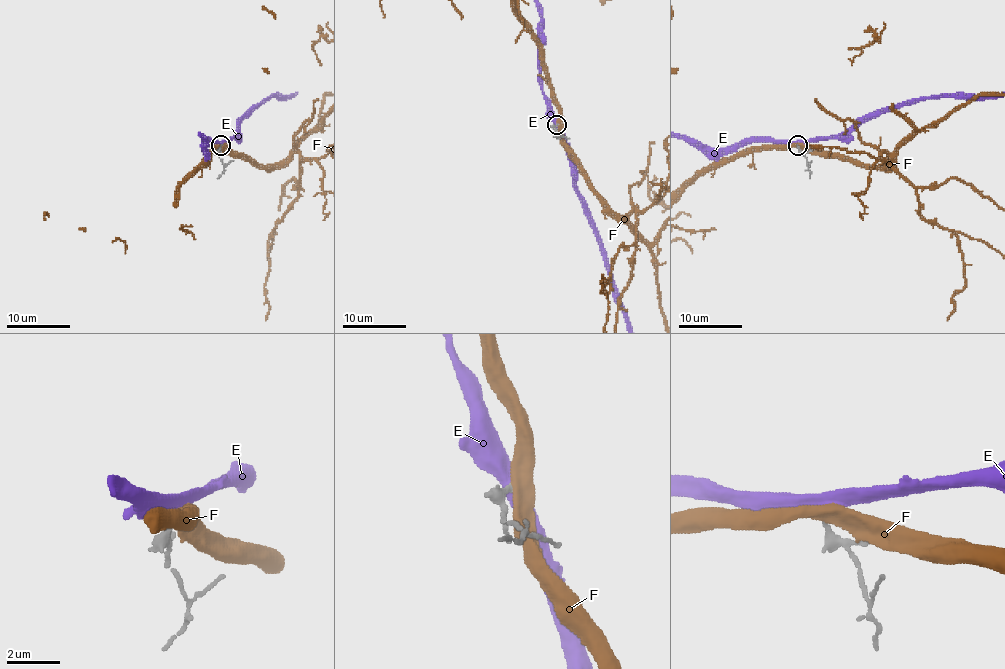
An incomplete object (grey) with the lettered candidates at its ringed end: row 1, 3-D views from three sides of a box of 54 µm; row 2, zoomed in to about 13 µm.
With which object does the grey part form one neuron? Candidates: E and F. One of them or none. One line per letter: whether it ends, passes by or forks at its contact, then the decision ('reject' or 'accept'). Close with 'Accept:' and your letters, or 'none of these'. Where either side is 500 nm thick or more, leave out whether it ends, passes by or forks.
E: reject
F: it passes by; reject
Accept: none of these

